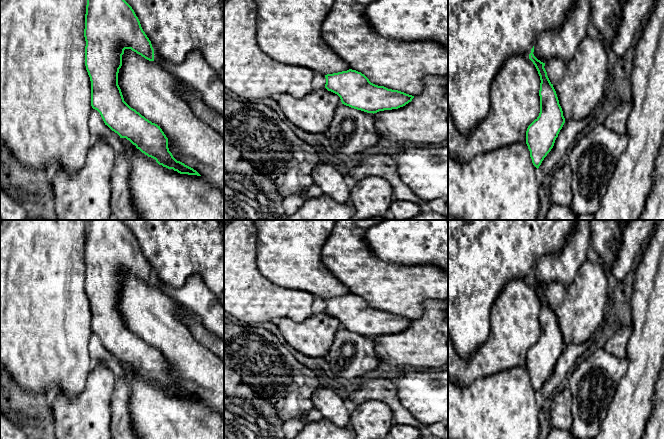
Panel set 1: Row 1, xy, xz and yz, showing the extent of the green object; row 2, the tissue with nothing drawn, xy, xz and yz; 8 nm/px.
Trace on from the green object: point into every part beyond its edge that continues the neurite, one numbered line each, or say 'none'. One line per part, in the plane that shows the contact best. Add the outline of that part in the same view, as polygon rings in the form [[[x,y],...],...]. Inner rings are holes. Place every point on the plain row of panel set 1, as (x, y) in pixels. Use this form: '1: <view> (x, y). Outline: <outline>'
1: xy (146, 311). Outline: [[[125,273],[122,279],[118,309],[124,325],[162,353],[173,381],[196,394],[210,409],[224,417],[224,361],[193,335],[182,320],[187,311],[155,285],[149,285],[131,273]]]

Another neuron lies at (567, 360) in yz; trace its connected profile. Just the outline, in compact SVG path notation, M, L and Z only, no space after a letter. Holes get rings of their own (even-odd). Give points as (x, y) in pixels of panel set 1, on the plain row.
M602 326L592 335L592 337L582 344L565 344L554 370L542 385L538 392L540 402L546 401L556 393L557 388L567 377L569 371L577 366L578 358L598 339Z

